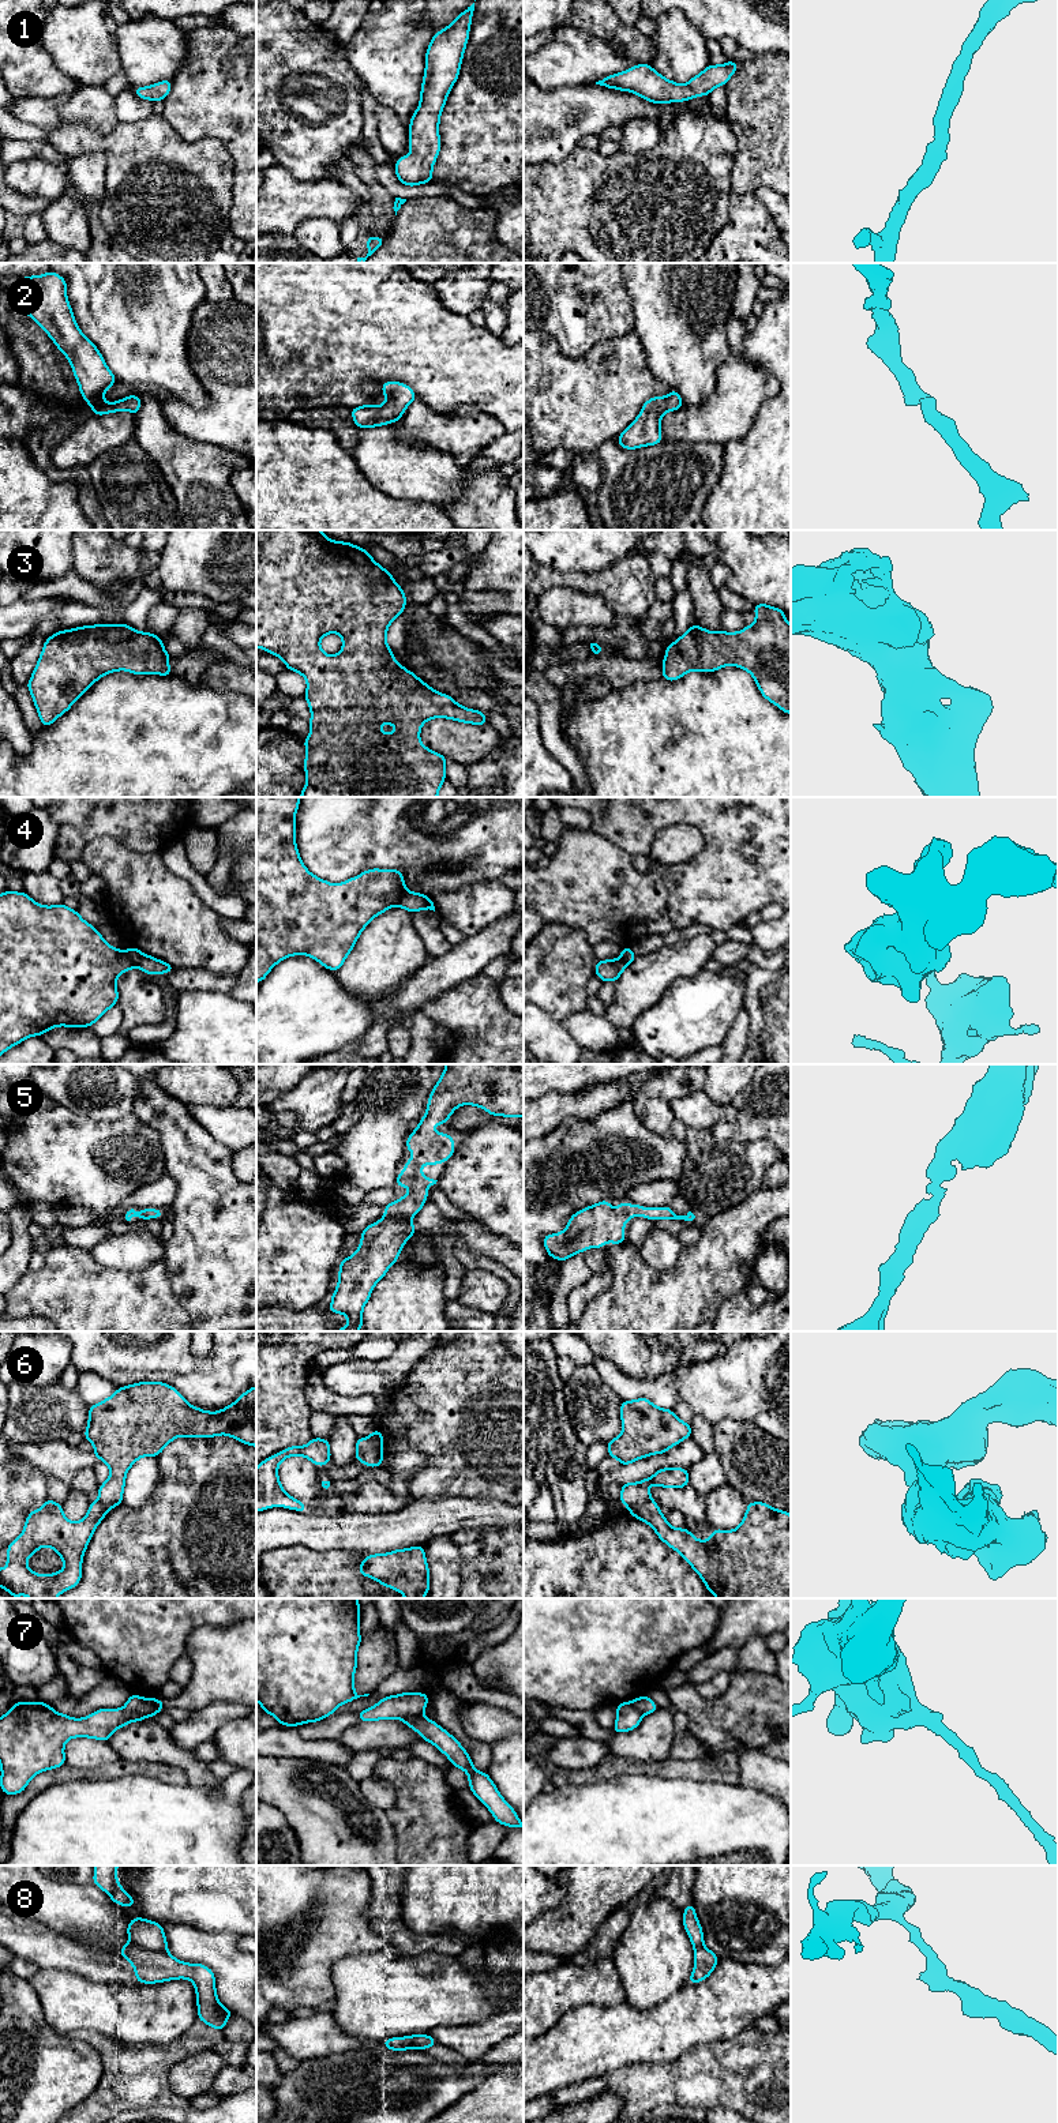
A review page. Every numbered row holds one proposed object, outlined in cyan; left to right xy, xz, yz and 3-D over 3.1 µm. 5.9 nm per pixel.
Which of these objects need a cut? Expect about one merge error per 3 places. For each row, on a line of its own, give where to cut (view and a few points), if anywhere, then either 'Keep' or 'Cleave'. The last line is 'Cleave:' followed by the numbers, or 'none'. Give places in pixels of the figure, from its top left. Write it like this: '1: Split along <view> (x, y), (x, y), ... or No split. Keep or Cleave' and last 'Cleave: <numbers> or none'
1: No split. Keep
2: No split. Keep
3: No split. Keep
4: Split along xy (124, 951), (137, 966). Cleave
5: No split. Keep
6: Split along xz (368, 1436), (375, 1449), (378, 1465). Cleave
7: Split along xy (124, 1708), (132, 1712), (150, 1712), (153, 1714). Cleave
8: Split along xy (131, 1941), (146, 1949), (165, 1951). Cleave
Cleave: 4, 6, 7, 8

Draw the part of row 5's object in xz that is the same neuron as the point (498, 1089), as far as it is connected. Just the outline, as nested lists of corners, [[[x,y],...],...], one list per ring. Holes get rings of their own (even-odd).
[[[446,1064],[440,1079],[429,1094],[427,1111],[419,1126],[406,1139],[406,1150],[419,1153],[410,1157],[406,1166],[397,1176],[397,1187],[408,1186],[410,1191],[401,1199],[384,1206],[384,1217],[360,1232],[360,1247],[349,1258],[339,1262],[338,1285],[331,1295],[329,1311],[344,1314],[348,1324],[334,1331],[359,1331],[363,1327],[363,1308],[368,1303],[374,1286],[386,1275],[398,1260],[404,1244],[417,1232],[412,1217],[424,1206],[428,1187],[438,1180],[421,1173],[423,1165],[440,1165],[454,1154],[454,1138],[450,1134],[435,1132],[432,1126],[444,1124],[459,1105],[474,1105],[485,1109],[491,1116],[524,1117],[524,1064]]]

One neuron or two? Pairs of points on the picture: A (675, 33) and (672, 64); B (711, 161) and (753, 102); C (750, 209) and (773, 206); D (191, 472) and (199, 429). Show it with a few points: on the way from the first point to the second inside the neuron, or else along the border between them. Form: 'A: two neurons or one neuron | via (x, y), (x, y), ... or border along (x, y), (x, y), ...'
A: one neuron | via (675, 41), (675, 56)
B: two neurons | border along (726, 119), (739, 135), (739, 149), (734, 160)
C: two neurons | border along (754, 195), (768, 210), (776, 228)
D: two neurons | border along (169, 423), (177, 432), (194, 440), (228, 448)

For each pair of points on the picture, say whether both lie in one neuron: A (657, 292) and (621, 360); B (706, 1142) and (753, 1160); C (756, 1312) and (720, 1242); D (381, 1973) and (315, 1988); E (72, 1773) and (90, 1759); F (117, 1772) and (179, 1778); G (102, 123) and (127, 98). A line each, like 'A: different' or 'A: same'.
A: different
B: same
C: different
D: different
E: different
F: same
G: different

